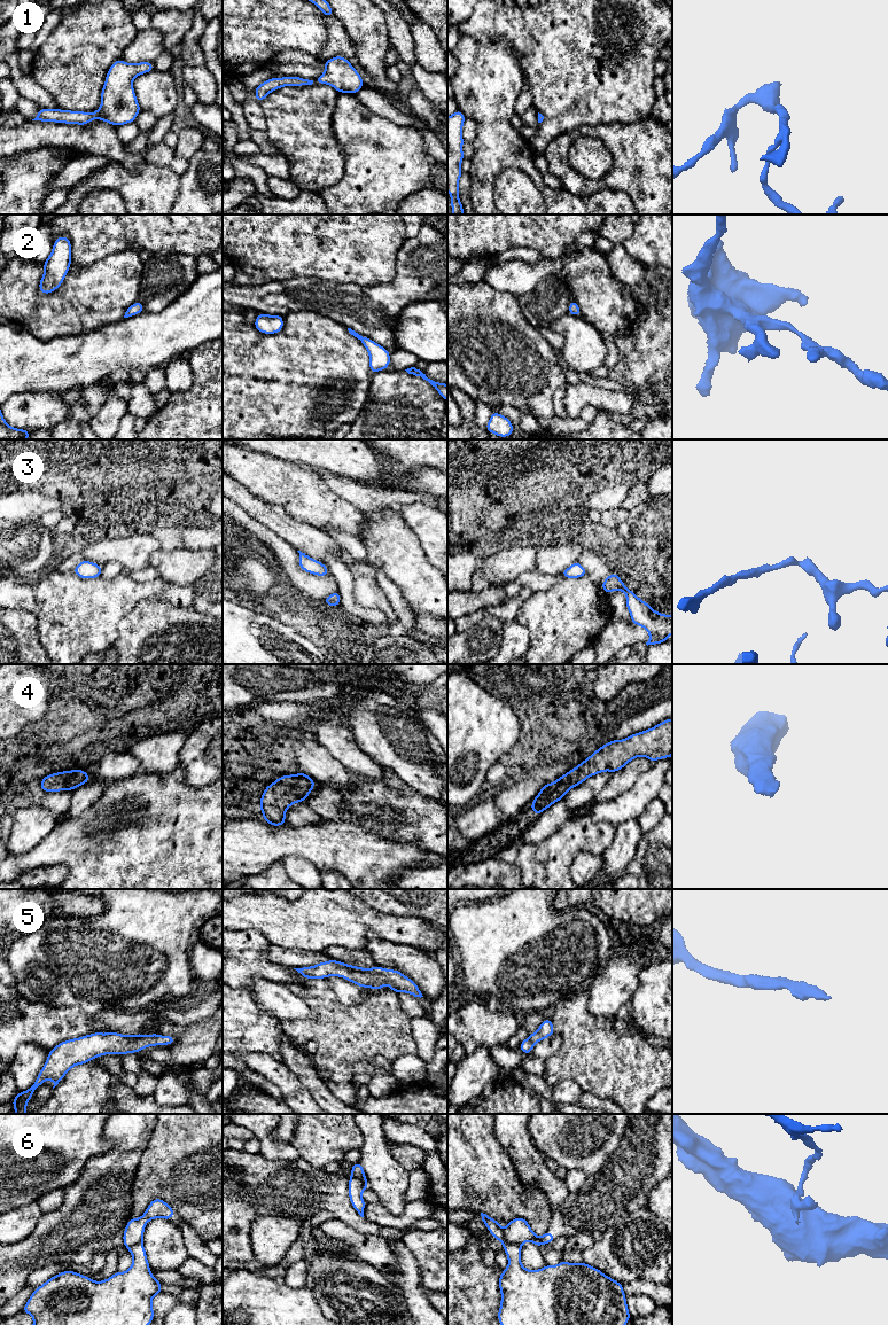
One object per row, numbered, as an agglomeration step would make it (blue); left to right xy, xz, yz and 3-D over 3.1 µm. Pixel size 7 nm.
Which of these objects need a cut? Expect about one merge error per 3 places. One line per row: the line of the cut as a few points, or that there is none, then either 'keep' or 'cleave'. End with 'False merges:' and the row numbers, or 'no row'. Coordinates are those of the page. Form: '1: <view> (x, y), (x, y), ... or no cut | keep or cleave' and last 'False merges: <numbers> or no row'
1: no cut | keep
2: no cut | keep
3: no cut | keep
4: no cut | keep
5: no cut | keep
6: yz (503, 1229), (503, 1236), (508, 1241), (521, 1245) | cleave
False merges: 6

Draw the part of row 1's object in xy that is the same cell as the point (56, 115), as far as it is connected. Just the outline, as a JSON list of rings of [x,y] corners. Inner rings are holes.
[[[117,60],[106,76],[101,107],[92,115],[85,111],[40,108],[32,120],[86,125],[93,119],[100,119],[115,126],[132,123],[141,111],[133,89],[133,79],[154,69],[151,62],[131,64]]]

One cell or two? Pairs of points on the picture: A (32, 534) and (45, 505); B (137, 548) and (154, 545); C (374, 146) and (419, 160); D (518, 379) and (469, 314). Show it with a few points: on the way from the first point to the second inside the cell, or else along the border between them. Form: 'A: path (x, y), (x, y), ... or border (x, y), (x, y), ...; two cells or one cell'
A: border (38, 517), (12, 522); two cells
B: path (141, 546), (149, 545); one cell
C: path (386, 157), (388, 160), (407, 160); one cell
D: path (504, 363), (472, 330); one cell

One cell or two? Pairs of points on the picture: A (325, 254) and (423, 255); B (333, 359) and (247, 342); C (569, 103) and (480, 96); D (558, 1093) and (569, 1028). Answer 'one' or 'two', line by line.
A: two
B: one
C: two
D: two

